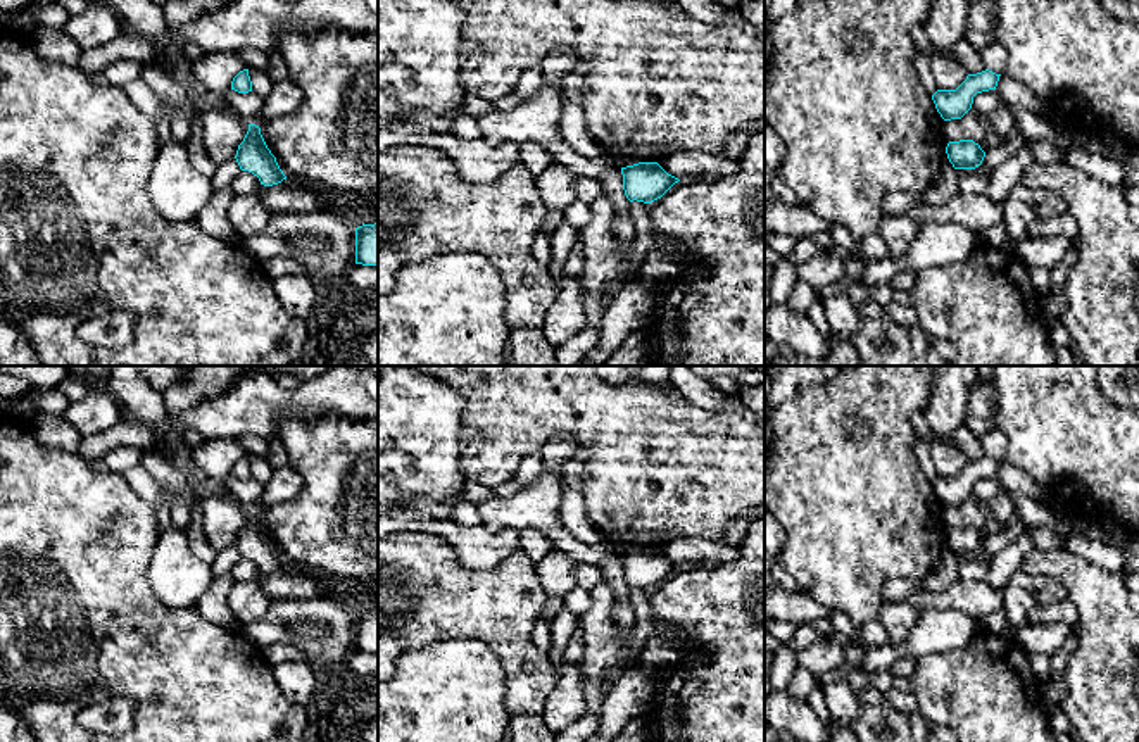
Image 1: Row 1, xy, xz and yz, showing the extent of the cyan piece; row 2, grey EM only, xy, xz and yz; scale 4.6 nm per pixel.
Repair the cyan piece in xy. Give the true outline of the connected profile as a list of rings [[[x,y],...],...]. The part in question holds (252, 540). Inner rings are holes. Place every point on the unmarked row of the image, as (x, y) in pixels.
[[[249,511],[249,518],[238,531],[235,545],[242,557],[249,557],[257,563],[264,573],[273,573],[286,566],[276,549],[276,544],[267,535],[261,521],[261,514],[255,511]]]

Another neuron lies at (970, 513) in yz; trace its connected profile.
[[[972,495],[961,506],[944,507],[944,519],[947,528],[973,526],[985,540],[996,528],[987,507],[980,506]]]

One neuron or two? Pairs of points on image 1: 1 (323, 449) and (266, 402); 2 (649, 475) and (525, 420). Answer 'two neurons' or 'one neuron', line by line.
1: two neurons
2: one neuron

